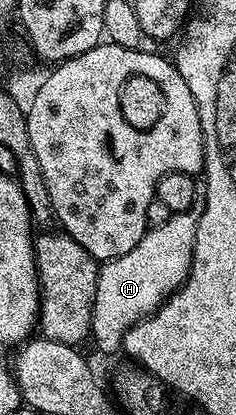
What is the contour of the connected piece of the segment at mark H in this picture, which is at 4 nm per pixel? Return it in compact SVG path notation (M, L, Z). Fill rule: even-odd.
M197 212L172 213L168 223L160 223L155 229L147 228L140 243L136 243L128 255L120 255L99 268L90 337L100 352L117 354L122 336L137 321L159 309L185 283L194 262L197 226Z

